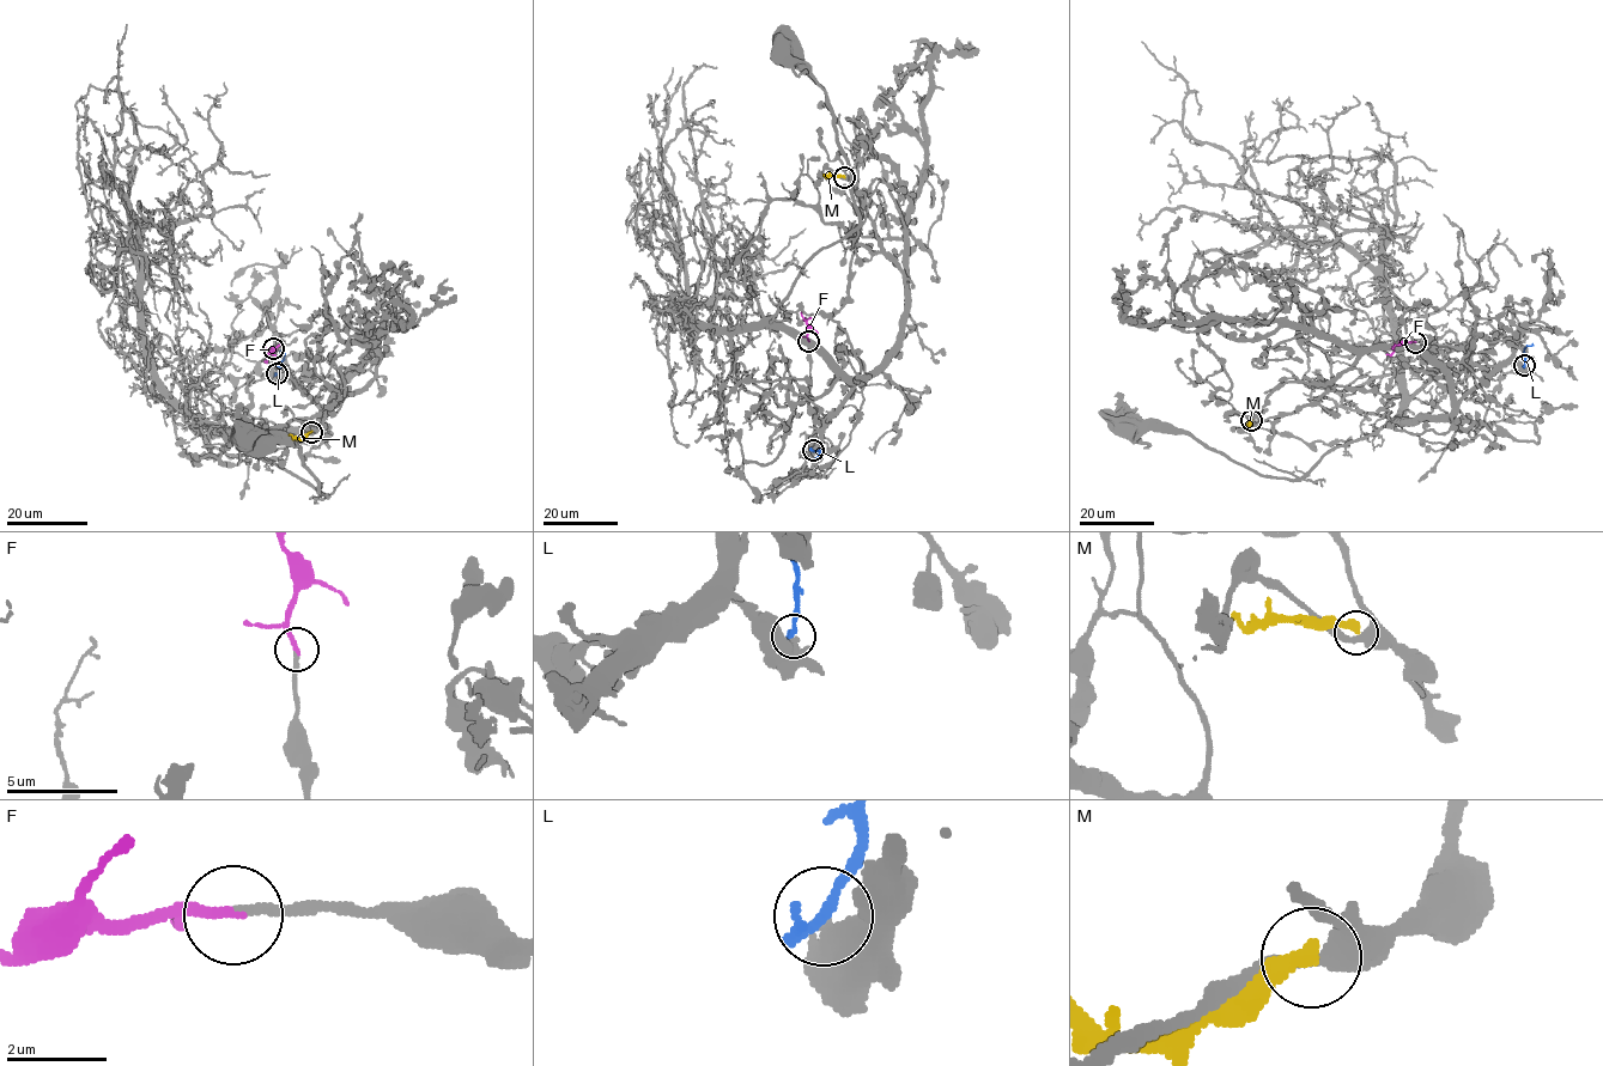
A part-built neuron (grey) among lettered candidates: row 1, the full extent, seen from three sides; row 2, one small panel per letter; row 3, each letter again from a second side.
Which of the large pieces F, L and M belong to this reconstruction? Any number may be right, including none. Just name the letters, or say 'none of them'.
F

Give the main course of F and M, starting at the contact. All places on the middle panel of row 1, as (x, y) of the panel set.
F: (808, 340), (808, 327), (801, 312)
M: (844, 177), (824, 174)

